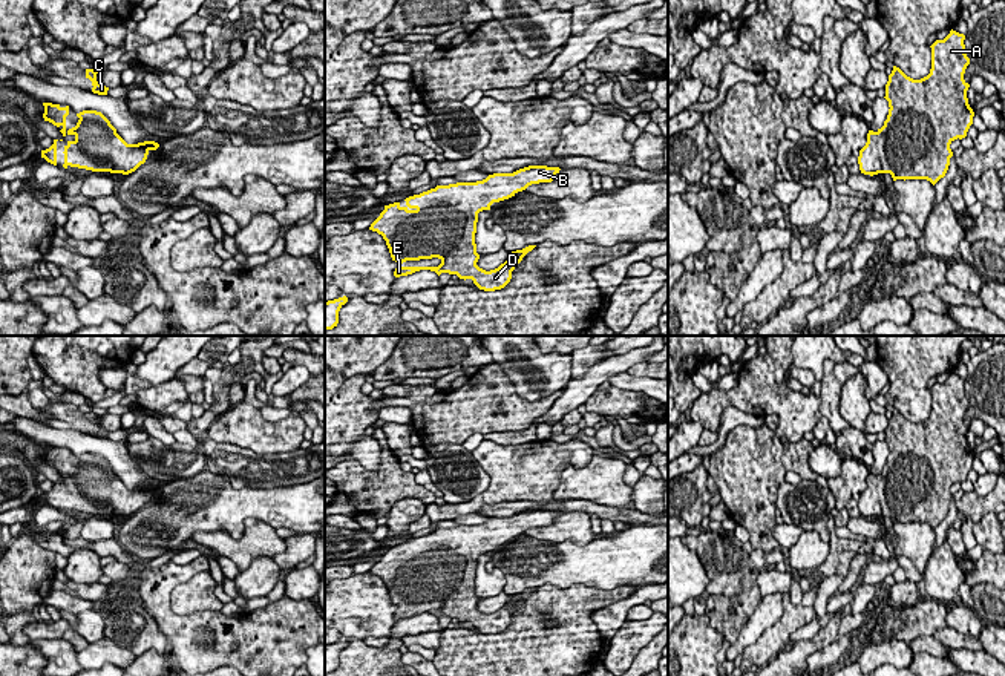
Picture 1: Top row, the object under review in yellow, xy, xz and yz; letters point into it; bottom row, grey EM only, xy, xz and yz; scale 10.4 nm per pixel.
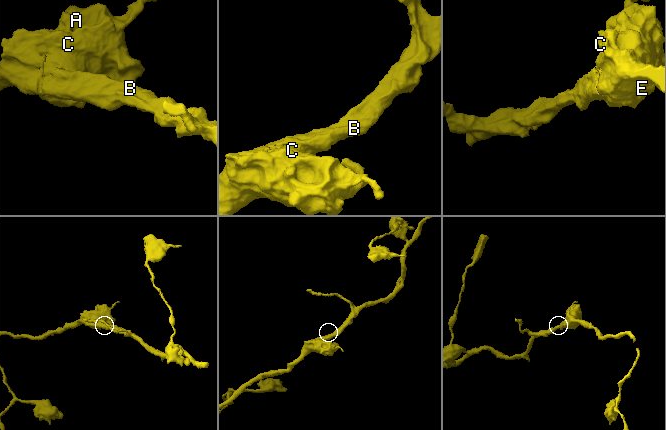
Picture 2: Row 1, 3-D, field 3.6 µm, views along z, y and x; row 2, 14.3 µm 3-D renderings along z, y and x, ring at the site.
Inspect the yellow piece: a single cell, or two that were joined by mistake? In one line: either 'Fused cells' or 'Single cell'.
Single cell

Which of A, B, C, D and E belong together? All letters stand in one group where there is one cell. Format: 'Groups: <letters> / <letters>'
Groups: A B C D E

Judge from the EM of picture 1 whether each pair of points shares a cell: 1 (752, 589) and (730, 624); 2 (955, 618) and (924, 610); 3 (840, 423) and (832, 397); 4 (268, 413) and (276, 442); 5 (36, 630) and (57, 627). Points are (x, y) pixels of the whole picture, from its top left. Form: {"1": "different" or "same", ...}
{"1": "same", "2": "different", "3": "same", "4": "different", "5": "same"}

